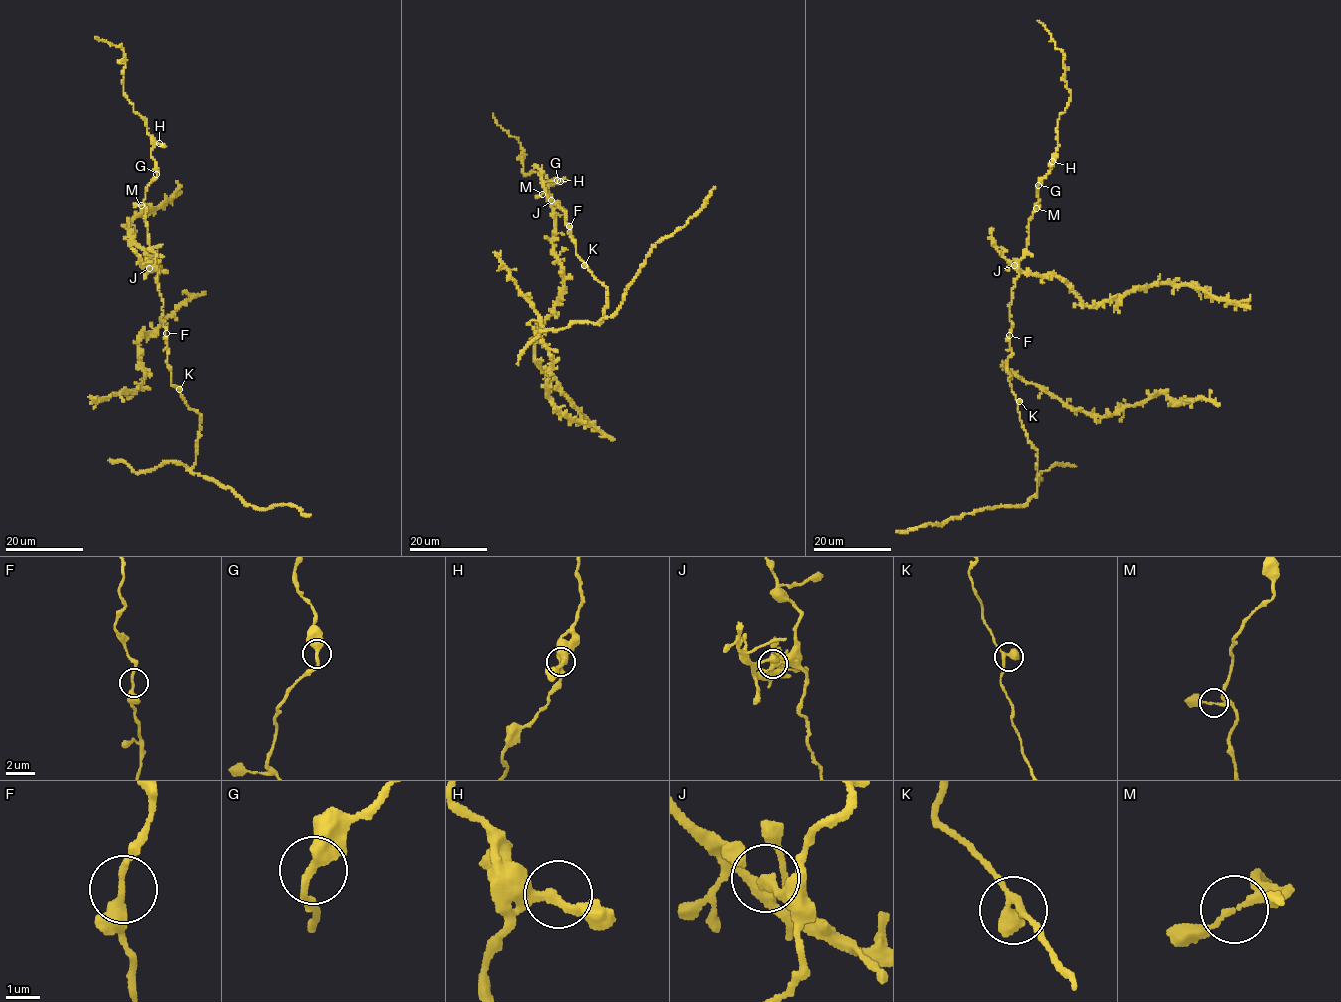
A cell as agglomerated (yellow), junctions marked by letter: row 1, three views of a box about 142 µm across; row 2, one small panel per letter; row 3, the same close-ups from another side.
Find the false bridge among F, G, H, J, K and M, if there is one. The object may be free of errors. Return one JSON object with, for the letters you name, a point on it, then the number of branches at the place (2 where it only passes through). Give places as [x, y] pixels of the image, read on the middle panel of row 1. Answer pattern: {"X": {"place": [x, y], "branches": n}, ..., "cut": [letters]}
{"J": {"place": [551, 200], "branches": 2}, "cut": ["J"]}

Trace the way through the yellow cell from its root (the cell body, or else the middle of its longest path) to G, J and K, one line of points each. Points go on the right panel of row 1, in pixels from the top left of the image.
G: (1009, 335), (1009, 304), (1018, 260), (1027, 249), (1029, 219), (1039, 202), (1038, 185)
J: (1009, 335), (1012, 323), (1009, 304), (1019, 275), (1014, 265)
K: (1009, 335), (1011, 355), (1006, 362), (1006, 371), (1013, 394), (1019, 401)

